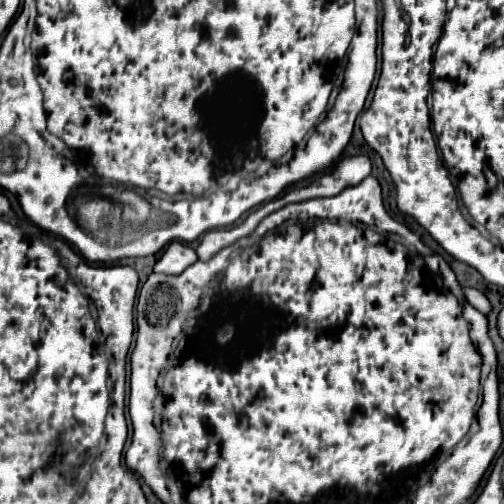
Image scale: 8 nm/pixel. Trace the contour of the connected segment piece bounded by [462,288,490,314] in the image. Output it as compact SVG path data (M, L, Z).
M462 288L462 290L464 290L466 300L468 300L476 310L480 310L482 314L488 314L490 302L488 302L488 298L486 298L480 290L476 290L476 288Z

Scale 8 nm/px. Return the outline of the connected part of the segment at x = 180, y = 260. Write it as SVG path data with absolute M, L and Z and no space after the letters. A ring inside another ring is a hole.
M172 242L162 258L156 262L154 272L162 272L162 274L182 274L188 266L192 266L198 260L194 248L182 244L182 242Z

